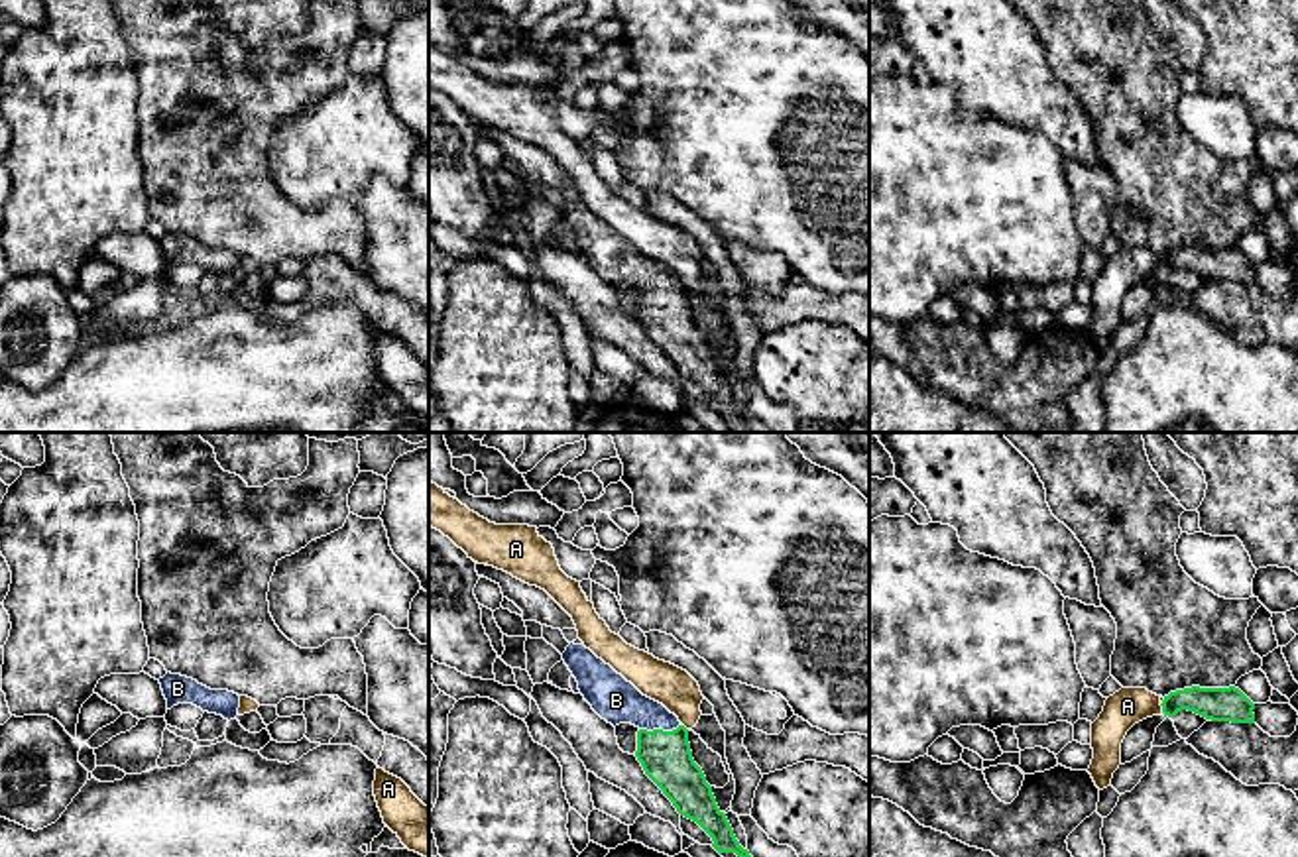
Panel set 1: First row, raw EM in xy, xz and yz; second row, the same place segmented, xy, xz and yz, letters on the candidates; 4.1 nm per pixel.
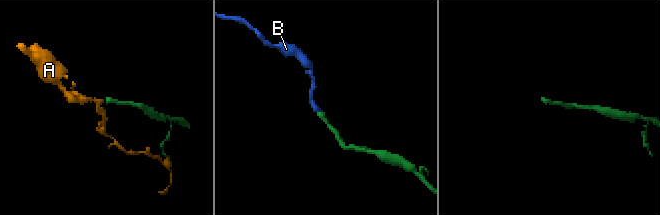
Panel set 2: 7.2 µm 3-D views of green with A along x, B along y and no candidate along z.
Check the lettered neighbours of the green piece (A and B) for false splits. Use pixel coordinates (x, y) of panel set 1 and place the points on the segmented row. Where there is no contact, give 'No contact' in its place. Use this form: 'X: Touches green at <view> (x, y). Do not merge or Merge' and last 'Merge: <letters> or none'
A: Touches green at yz (1163, 708). Do not merge
B: Touches green at xz (659, 730). Merge
Merge: B

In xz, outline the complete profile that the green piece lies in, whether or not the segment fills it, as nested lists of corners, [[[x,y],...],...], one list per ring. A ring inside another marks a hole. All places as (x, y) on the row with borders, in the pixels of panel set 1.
[[[570,643],[562,653],[562,660],[576,678],[580,694],[602,719],[614,727],[620,723],[631,723],[639,729],[635,757],[645,774],[673,802],[677,812],[696,822],[712,837],[712,847],[720,855],[736,853],[738,857],[751,857],[749,851],[736,839],[726,814],[716,804],[712,786],[706,782],[702,769],[694,763],[688,743],[688,729],[678,721],[678,717],[663,704],[643,696],[631,682],[627,682],[584,645]]]

